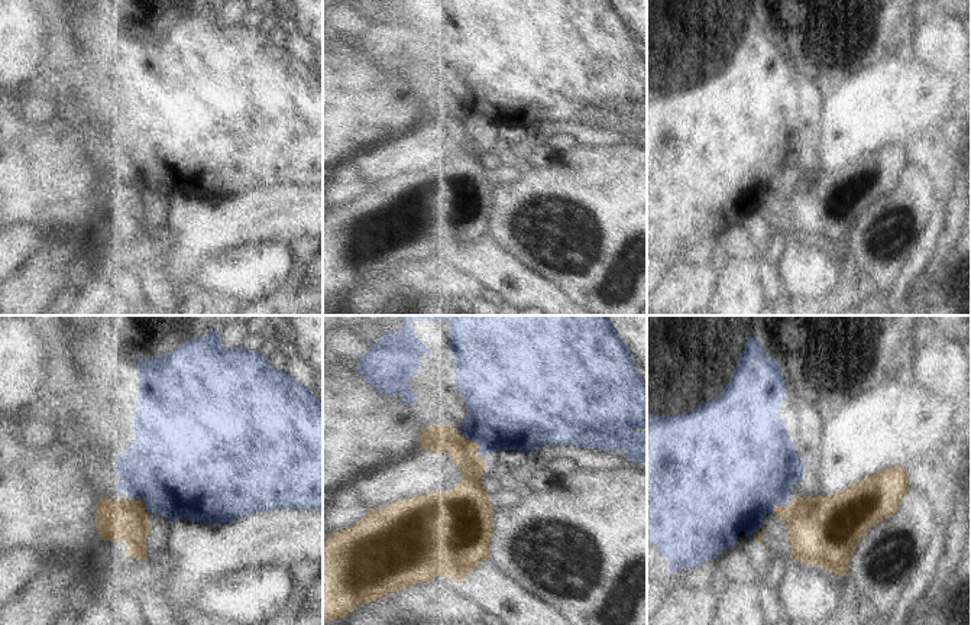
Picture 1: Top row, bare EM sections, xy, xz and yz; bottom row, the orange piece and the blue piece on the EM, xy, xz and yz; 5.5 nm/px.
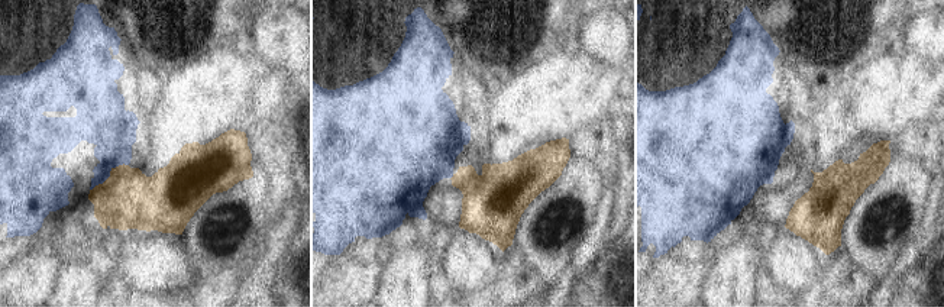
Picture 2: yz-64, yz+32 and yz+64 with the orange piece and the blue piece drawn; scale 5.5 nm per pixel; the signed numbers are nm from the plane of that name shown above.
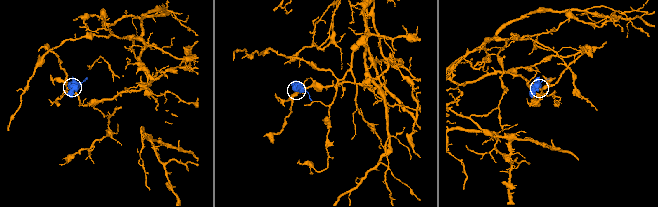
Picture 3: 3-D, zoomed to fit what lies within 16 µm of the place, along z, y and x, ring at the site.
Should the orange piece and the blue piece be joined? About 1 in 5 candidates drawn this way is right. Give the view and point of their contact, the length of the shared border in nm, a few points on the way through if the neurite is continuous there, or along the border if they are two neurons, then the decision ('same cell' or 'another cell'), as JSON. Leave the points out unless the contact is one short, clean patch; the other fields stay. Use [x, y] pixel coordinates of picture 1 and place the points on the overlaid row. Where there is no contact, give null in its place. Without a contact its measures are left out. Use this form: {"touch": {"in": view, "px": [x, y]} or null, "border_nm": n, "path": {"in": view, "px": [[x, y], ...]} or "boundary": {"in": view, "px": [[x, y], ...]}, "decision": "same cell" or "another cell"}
{"touch": {"in": "xz", "px": [475, 441]}, "border_nm": 180, "decision": "another cell"}

